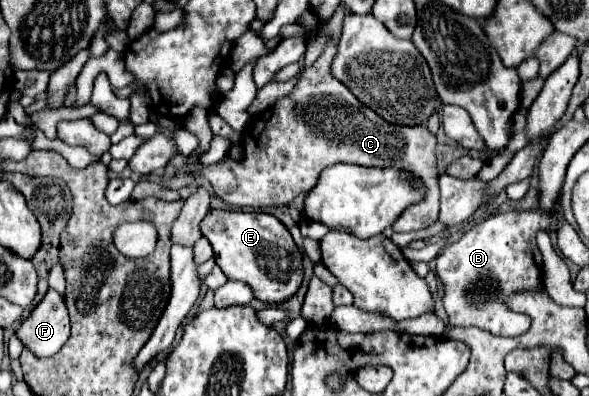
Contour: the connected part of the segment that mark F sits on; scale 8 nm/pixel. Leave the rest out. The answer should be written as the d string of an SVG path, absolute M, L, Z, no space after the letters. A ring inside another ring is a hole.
M49 288L45 298L33 308L33 312L17 328L21 342L39 358L55 354L69 338L71 324L63 296Z

